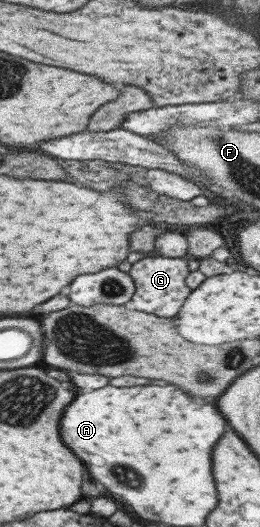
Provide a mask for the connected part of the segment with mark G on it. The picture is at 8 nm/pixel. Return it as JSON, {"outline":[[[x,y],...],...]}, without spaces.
{"outline":[[[161,255],[144,257],[130,266],[128,276],[132,279],[134,292],[123,306],[138,312],[153,314],[160,318],[170,318],[178,312],[180,304],[188,296],[188,288],[184,286],[185,278],[189,273],[187,258],[168,258]]]}

